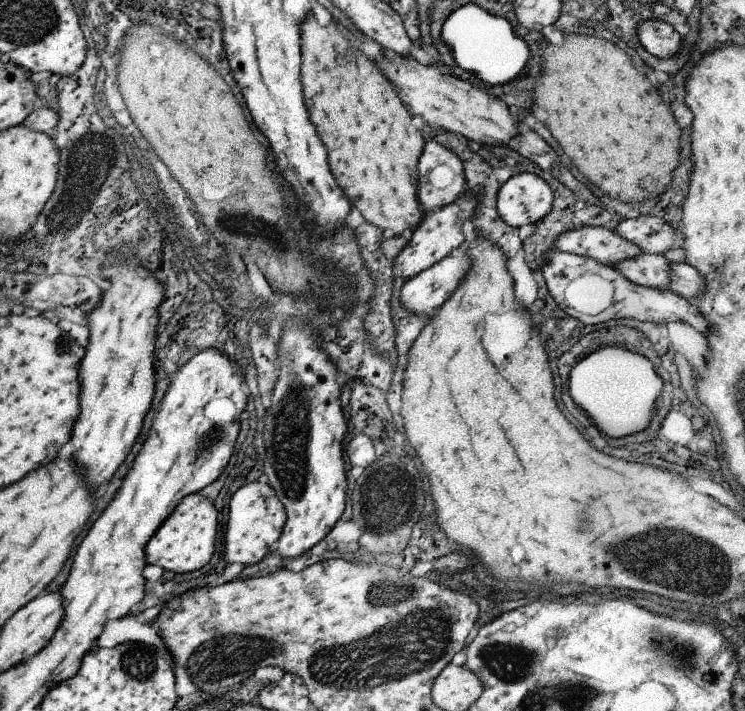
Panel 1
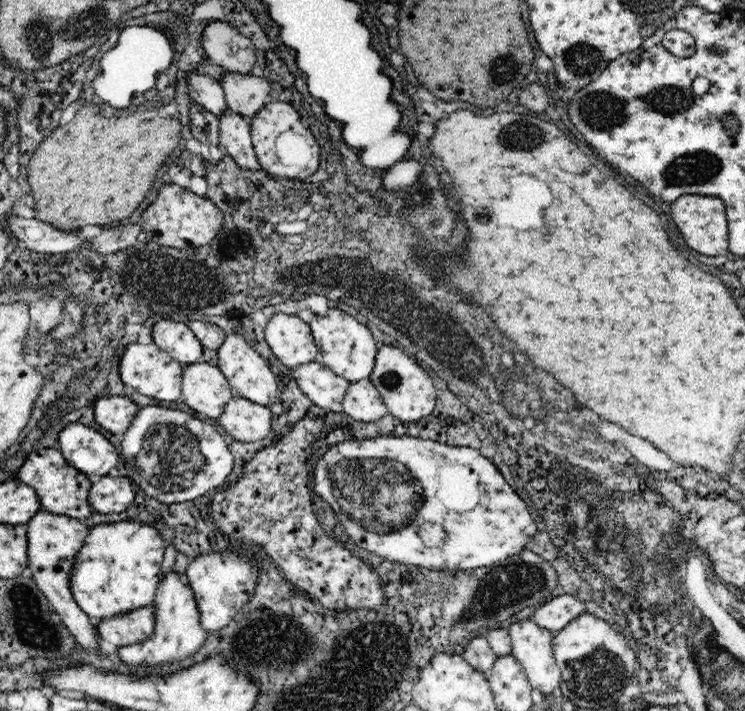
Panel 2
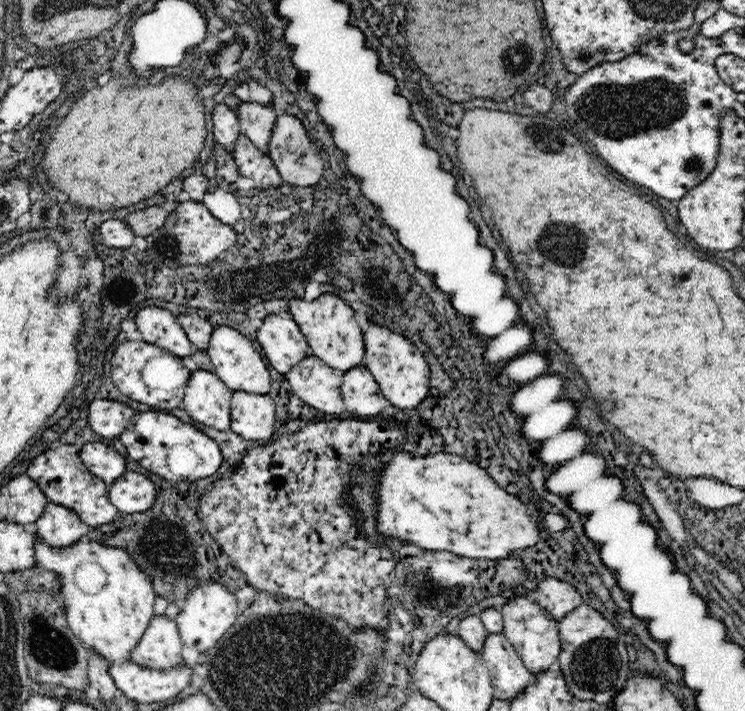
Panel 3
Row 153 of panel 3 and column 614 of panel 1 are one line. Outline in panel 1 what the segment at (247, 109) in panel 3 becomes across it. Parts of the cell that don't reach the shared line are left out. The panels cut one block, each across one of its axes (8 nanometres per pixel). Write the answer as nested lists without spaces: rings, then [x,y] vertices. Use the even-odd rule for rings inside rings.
[[[639,252],[635,258],[627,258],[613,264],[613,268],[637,286],[667,290],[669,262],[663,258],[663,254]]]

